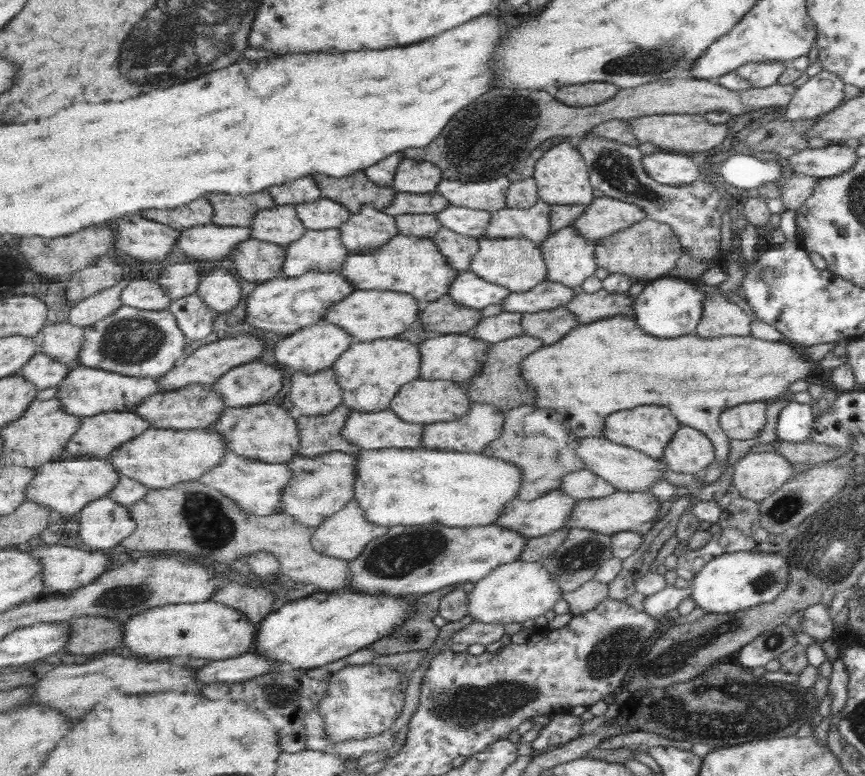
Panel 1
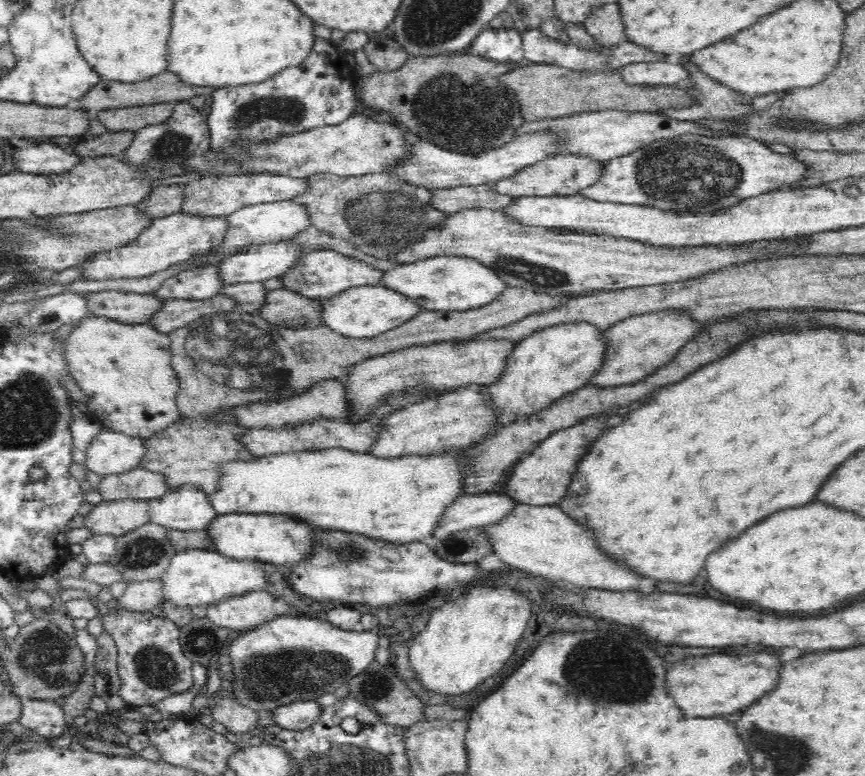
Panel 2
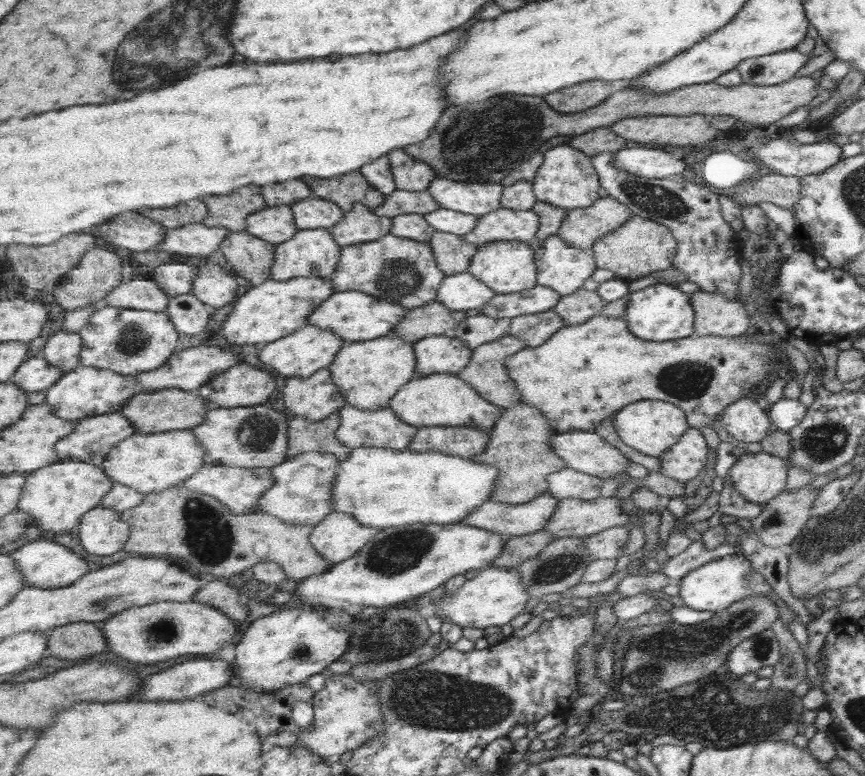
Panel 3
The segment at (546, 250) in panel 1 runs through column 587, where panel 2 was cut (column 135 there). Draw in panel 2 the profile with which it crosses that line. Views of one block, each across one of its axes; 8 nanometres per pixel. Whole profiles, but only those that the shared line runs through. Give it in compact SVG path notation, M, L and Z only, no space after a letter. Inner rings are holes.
M172 214L166 218L156 218L150 228L146 228L134 242L130 242L124 248L116 250L102 250L98 254L92 254L86 262L86 276L92 280L102 278L120 278L120 276L150 276L154 272L160 272L164 268L170 268L172 264L184 264L190 262L196 256L206 254L212 248L218 248L228 234L228 216L222 218L208 218L200 214Z

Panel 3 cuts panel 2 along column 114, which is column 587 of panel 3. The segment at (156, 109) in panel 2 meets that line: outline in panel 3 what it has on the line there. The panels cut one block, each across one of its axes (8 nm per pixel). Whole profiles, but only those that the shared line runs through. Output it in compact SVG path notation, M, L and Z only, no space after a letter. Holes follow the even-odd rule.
M809 76L805 78L791 78L789 82L781 82L777 86L751 86L751 84L737 84L737 86L721 86L717 82L709 82L709 84L697 84L697 86L681 86L677 90L669 90L667 94L643 94L637 88L615 88L611 92L611 96L601 102L595 108L583 110L583 112L573 112L573 114L563 114L559 110L555 110L545 98L537 98L537 96L525 96L525 94L501 94L497 98L489 98L489 102L479 102L479 104L469 104L467 110L465 106L451 106L451 110L447 110L441 118L441 122L435 126L433 134L417 144L417 146L407 146L403 148L407 154L411 154L413 158L431 164L439 178L451 178L457 182L467 182L467 184L501 184L513 170L521 168L521 164L529 162L541 148L541 144L545 144L547 140L551 140L553 136L573 136L577 138L579 134L587 134L589 130L597 130L597 128L609 128L615 122L623 120L623 118L645 118L645 116L691 116L691 114L703 114L703 116L733 116L741 122L747 124L755 124L759 128L765 128L767 132L771 132L771 128L775 126L777 120L781 120L783 116L787 116L789 112L797 110L797 108L807 108L813 106L817 100L821 100L823 96L819 94L819 84L817 80L811 80Z

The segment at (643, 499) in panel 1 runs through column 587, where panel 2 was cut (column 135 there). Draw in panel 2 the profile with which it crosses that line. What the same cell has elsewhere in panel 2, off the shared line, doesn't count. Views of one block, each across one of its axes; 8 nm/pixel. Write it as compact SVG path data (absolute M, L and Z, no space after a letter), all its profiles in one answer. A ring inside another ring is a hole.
M104 500L94 508L84 526L92 530L92 534L112 534L114 538L122 538L144 524L150 524L150 506L146 500Z

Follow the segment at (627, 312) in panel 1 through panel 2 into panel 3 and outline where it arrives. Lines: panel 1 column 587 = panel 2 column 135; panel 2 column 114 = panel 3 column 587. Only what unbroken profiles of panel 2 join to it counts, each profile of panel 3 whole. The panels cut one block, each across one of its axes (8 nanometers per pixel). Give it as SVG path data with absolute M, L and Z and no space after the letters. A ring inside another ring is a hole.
M577 290L577 294L563 296L555 308L557 316L567 322L567 326L581 326L593 316L599 316L605 308L605 300L601 300L595 292Z

